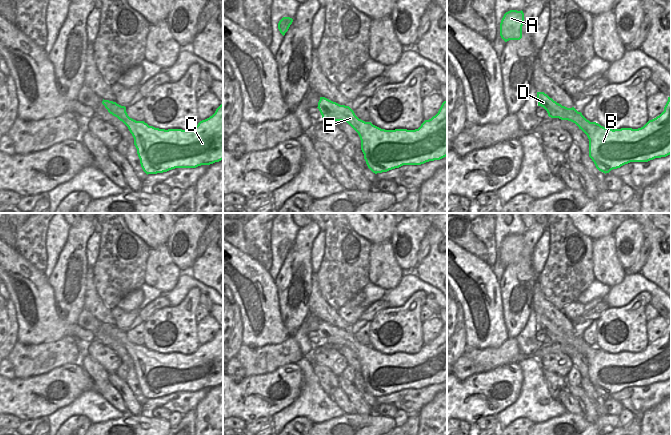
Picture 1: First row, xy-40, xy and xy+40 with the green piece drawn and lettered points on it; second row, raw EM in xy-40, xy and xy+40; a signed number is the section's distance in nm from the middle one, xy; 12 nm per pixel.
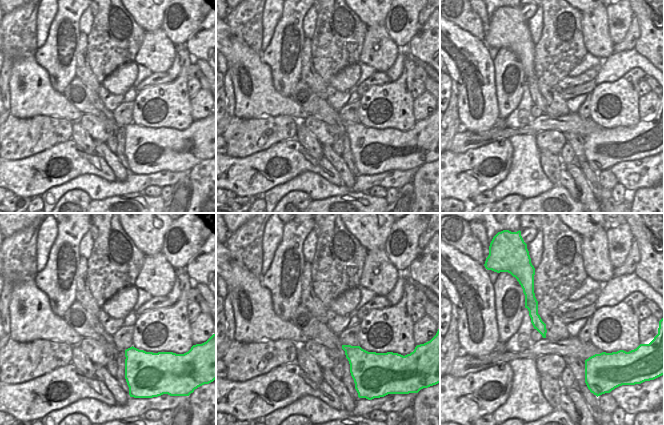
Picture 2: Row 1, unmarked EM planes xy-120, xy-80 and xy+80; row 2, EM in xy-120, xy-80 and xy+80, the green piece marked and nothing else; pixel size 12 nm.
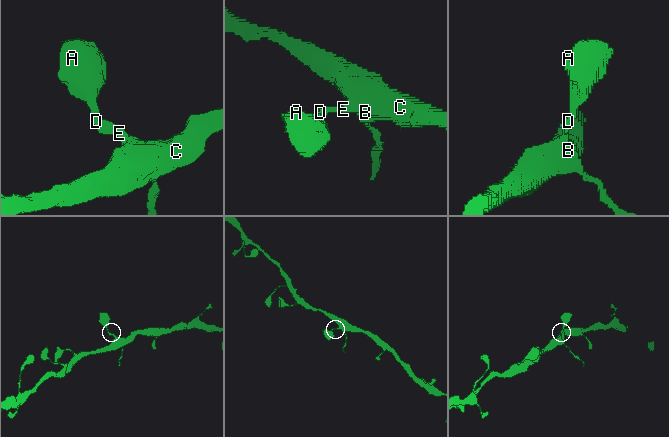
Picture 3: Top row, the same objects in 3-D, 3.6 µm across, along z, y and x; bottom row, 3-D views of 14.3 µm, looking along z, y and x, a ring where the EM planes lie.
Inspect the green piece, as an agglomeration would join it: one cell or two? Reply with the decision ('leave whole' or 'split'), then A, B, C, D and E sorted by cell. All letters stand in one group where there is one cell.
leave whole; A B C D E

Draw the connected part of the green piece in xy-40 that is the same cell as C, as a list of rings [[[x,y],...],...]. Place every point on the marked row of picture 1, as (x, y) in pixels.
[[[104,99],[102,104],[128,127],[147,175],[223,160],[223,104],[192,130],[155,128],[130,118],[125,106]]]

